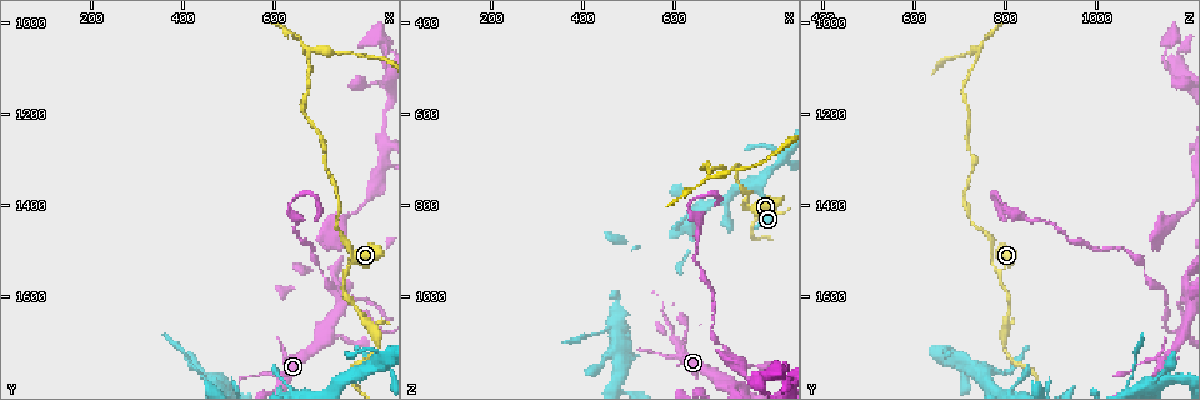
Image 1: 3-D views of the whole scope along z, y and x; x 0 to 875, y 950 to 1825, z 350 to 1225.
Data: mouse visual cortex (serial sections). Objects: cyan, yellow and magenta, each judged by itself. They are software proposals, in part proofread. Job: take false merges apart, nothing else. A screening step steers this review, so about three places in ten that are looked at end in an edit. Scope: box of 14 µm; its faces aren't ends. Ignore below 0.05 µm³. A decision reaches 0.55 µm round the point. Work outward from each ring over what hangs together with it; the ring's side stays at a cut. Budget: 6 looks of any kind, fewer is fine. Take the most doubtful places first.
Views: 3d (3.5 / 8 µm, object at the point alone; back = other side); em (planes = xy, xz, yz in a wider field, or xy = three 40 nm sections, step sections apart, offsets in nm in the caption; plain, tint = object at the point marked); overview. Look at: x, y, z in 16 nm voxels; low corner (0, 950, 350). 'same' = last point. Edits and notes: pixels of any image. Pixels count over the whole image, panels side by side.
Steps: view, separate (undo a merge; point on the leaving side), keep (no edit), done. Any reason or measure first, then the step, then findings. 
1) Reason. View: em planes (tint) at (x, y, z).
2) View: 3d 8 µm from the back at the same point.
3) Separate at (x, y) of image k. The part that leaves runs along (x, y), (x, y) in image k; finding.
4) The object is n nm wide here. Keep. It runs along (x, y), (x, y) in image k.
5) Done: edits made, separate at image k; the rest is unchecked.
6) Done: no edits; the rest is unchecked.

Abrupt turn. View: 3d 3.5 µm from the back at (680, 1055, 740).

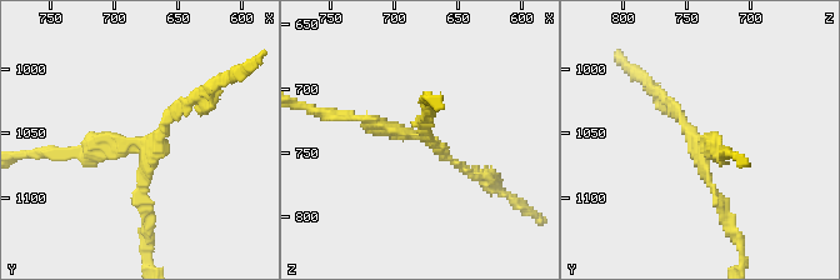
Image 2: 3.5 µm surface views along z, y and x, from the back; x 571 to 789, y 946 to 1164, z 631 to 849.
View: em xy step 5 (tint) at (676, 1064, 738).

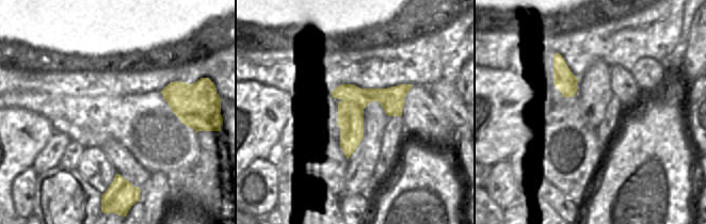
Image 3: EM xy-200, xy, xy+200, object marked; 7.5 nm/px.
The object is 220 nm wide here. Separate at (96, 149) of image 2. A border runs along (343, 99), (355, 102), (363, 110) in image 3; a second cell is stuck on.

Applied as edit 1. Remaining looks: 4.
View: overview.

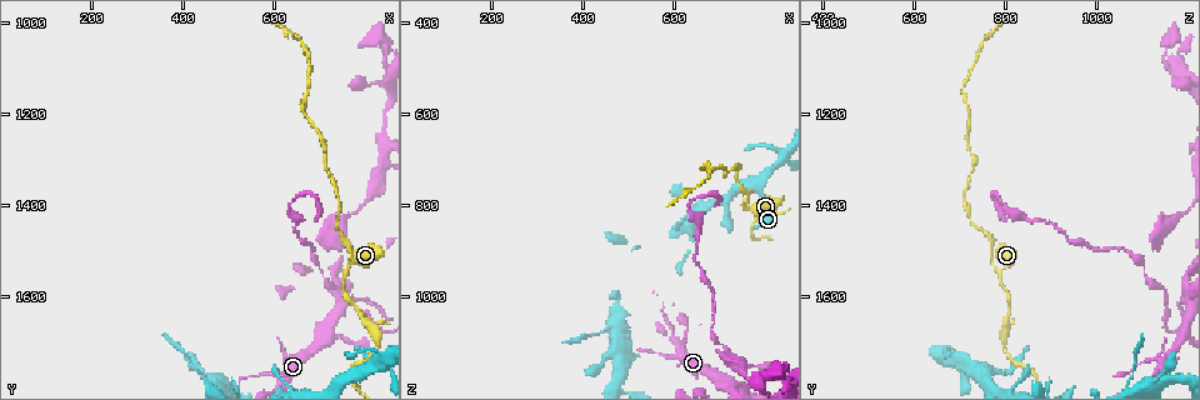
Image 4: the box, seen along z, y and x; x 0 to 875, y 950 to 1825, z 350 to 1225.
Abrupt turn. View: 3d 3.5 µm at (825, 1710, 800).

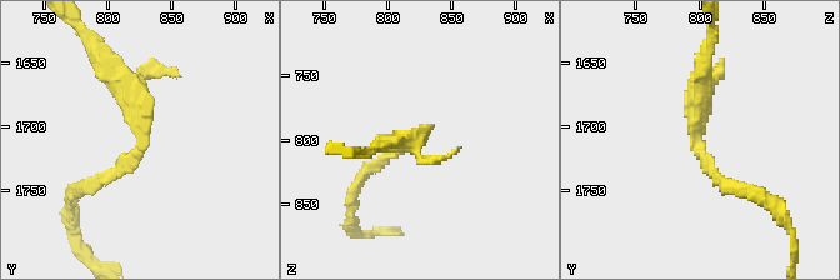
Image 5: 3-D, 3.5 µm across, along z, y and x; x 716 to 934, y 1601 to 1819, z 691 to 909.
View: em xy step 5 (tint) at (826, 1718, 800).

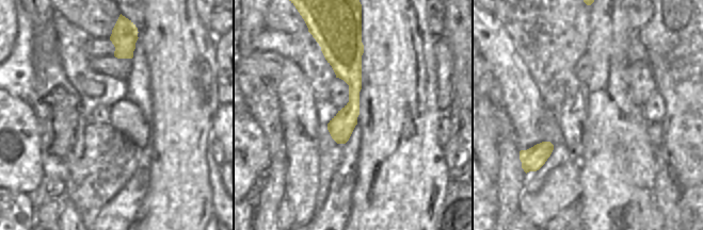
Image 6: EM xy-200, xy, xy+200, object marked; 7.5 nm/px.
The object is 190 nm wide here. Keep. It runs along (345, 44), (353, 105), (339, 141) in image 6; continuous, no second cell.

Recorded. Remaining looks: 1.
Done: edits made, separate at image 2; the rest is unchecked.

